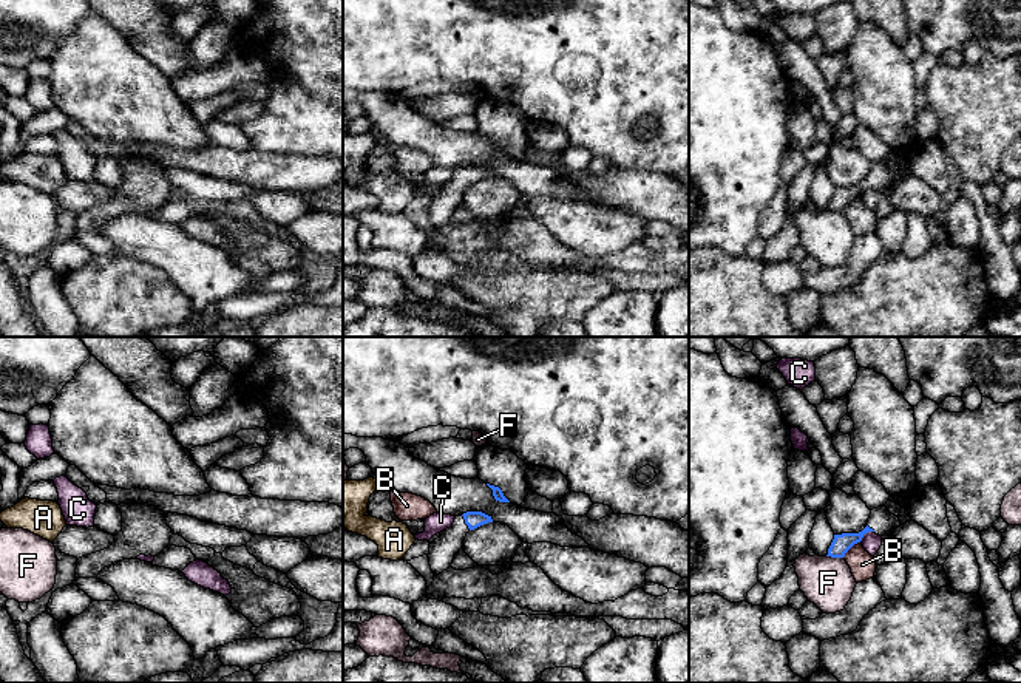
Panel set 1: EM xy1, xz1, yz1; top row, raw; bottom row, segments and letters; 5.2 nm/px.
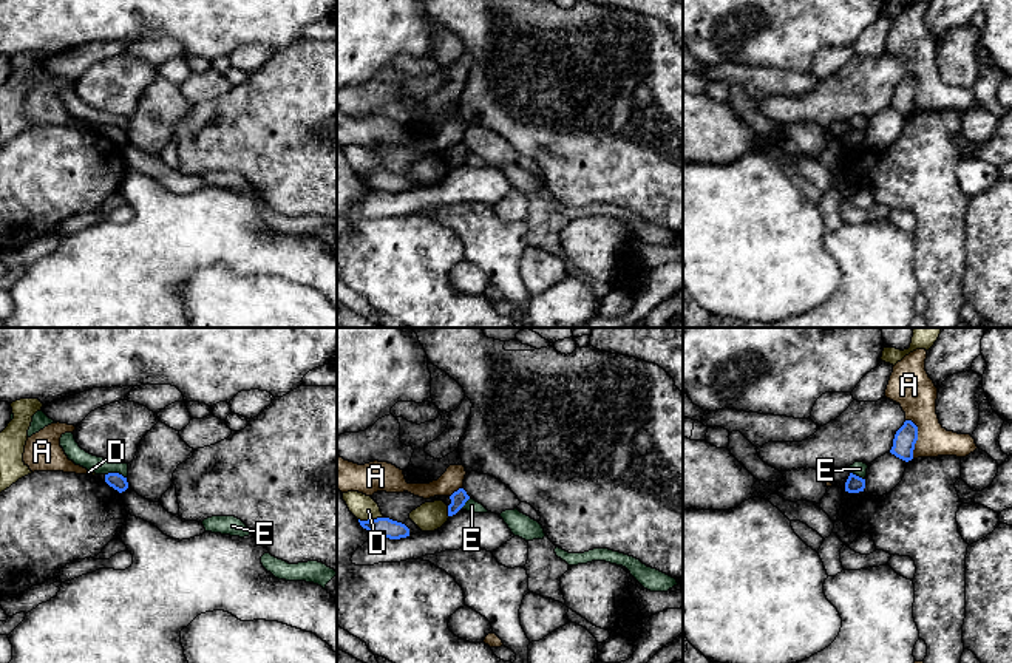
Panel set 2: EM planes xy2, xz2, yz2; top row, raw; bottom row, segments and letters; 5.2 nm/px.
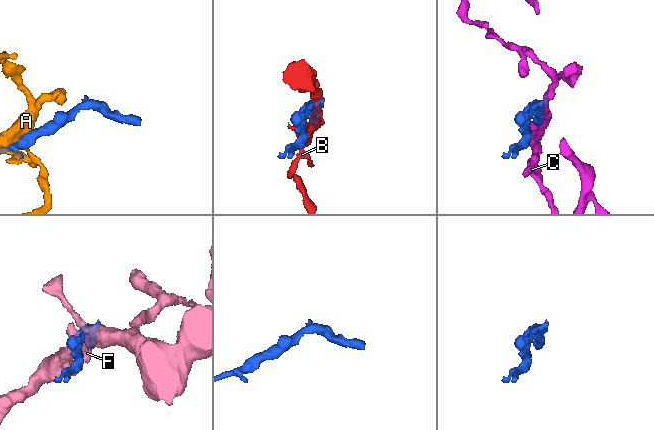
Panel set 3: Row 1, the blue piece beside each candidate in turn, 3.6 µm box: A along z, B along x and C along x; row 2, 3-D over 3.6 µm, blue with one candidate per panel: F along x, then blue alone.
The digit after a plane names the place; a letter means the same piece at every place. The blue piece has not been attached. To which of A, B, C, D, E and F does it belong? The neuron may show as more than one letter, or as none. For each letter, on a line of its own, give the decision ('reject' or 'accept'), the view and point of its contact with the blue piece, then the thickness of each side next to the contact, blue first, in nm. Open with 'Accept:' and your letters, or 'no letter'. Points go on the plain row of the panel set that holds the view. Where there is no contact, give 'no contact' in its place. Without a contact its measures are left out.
Accept: no letter
A: reject; meets blue in yz2 at (916, 91); 120 nm thick on the blue side, 220 nm on the other
B: reject; meets blue in yz1 at (851, 200); 100 nm thick on the blue side, 140 nm on the other
C: reject; meets blue in yz1 at (865, 186); 100 nm thick on the blue side, 100 nm on the other
D: reject; meets blue in xz2 at (371, 173); 110 nm thick on the blue side, 130 nm on the other
E: reject; meets blue in xy2 at (116, 127); 80 nm thick on the blue side, 90 nm on the other
F: reject; meets blue in yz1 at (834, 210); 100 nm thick on the blue side, 260 nm on the other

